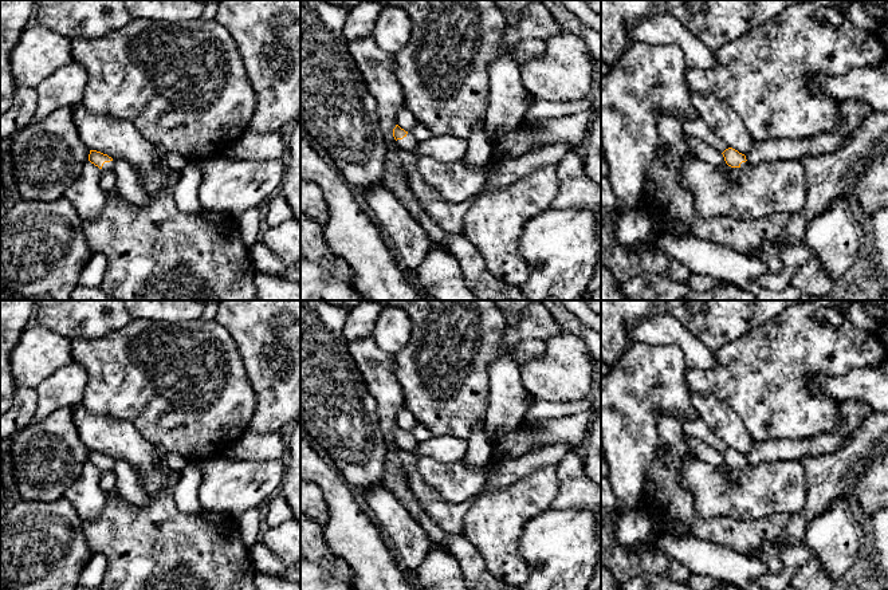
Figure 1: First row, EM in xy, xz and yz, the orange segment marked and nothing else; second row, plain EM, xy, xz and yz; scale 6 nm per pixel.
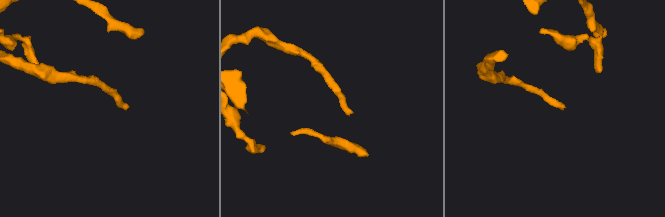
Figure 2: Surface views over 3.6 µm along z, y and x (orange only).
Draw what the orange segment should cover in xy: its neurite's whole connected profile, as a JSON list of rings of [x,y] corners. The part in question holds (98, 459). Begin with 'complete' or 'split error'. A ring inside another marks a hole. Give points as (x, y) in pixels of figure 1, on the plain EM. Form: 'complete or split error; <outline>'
split error; [[[90,451],[89,461],[95,467],[98,467],[102,471],[102,473],[106,473],[114,469],[114,460],[107,455],[103,455],[97,451]]]

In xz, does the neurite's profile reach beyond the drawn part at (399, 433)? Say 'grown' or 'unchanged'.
grown

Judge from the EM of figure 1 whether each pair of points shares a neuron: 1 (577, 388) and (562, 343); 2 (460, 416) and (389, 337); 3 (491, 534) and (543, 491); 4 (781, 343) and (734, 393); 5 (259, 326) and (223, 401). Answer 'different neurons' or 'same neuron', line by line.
1: same neuron
2: different neurons
3: same neuron
4: same neuron
5: different neurons

